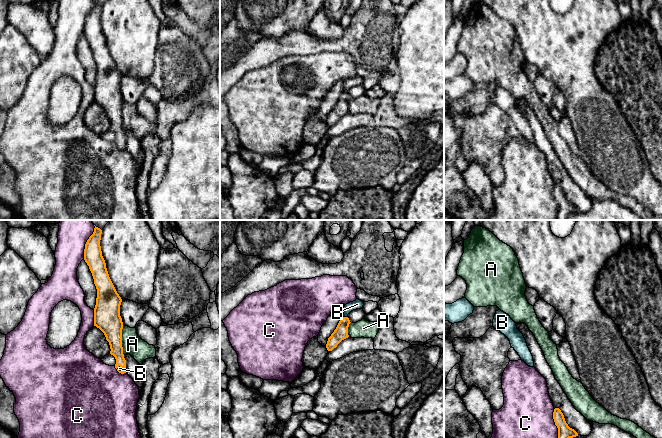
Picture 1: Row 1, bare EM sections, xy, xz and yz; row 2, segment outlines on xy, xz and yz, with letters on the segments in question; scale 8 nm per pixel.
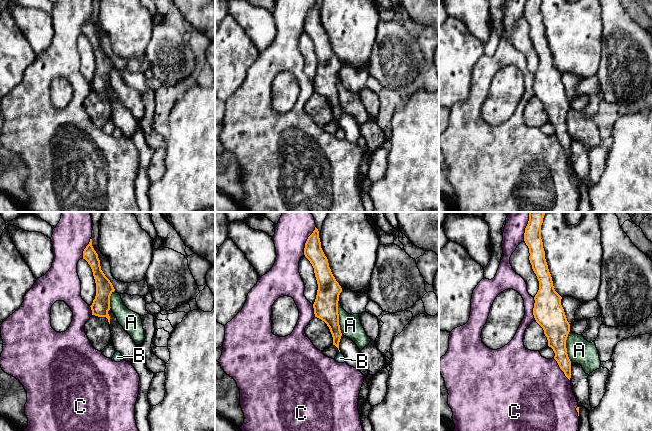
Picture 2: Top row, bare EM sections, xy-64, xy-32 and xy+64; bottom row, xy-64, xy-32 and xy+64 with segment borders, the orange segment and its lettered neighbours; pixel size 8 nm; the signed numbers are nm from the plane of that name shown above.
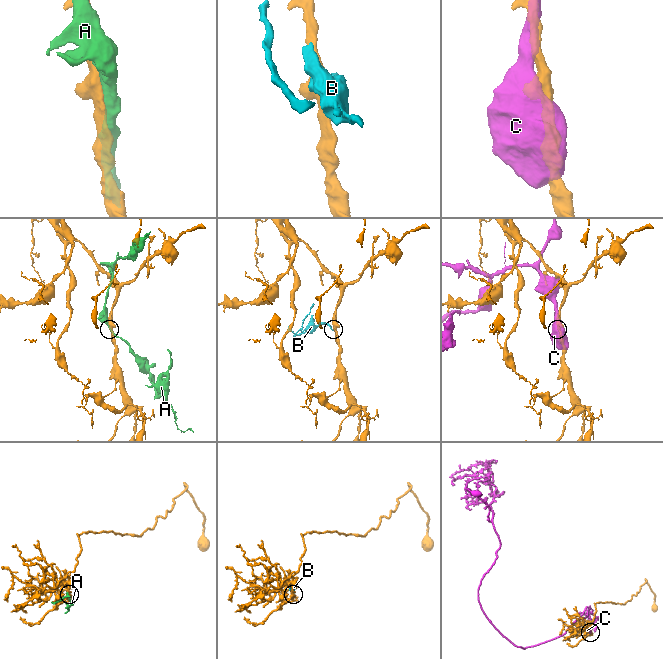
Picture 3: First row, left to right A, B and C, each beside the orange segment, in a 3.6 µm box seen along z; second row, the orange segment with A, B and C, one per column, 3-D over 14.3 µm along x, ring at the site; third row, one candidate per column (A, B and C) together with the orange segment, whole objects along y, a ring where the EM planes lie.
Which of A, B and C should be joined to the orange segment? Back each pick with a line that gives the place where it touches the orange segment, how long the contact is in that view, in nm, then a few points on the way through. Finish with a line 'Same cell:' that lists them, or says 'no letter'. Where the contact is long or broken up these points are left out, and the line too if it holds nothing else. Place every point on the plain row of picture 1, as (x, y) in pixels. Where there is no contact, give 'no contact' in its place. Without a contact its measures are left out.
B: meets orange in xz at (345, 93); contact 30 nm long; runs through xz (340, 109), (345, 93), (346, 88), (357, 80)
Same cell: B

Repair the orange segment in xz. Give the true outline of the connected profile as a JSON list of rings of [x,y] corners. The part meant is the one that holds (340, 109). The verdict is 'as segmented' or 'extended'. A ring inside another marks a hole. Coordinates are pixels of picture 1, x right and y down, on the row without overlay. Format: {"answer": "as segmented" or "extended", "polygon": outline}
{"answer": "extended", "polygon": [[[356,75],[353,78],[350,78],[345,81],[344,83],[344,90],[341,96],[339,97],[336,105],[334,108],[331,110],[331,112],[328,114],[326,124],[328,127],[332,127],[334,124],[337,123],[337,121],[344,115],[348,114],[348,103],[349,100],[351,99],[349,94],[347,93],[348,90],[356,85],[362,85],[364,81],[364,78]]]}

